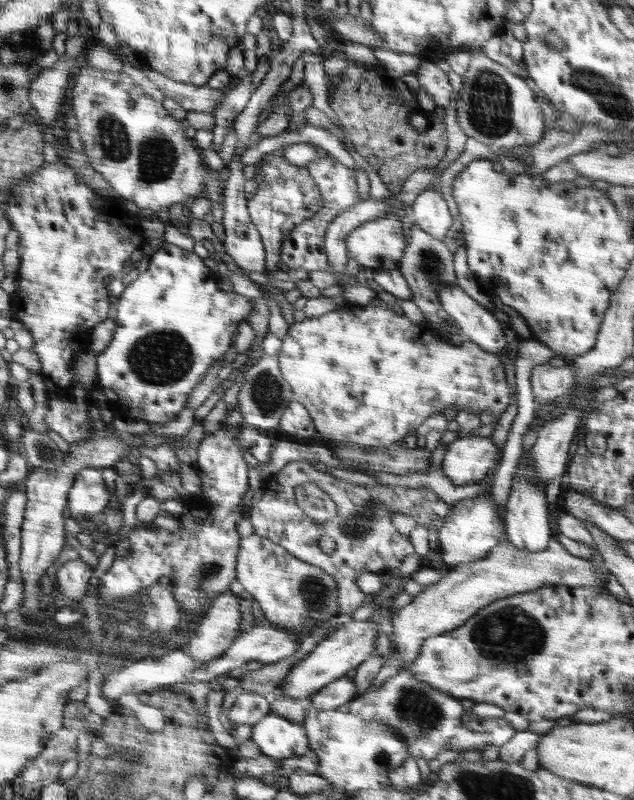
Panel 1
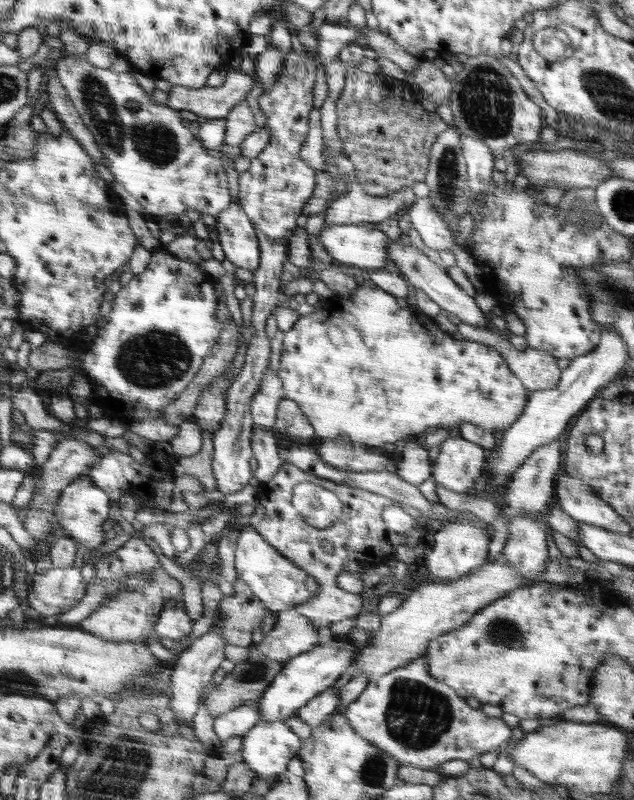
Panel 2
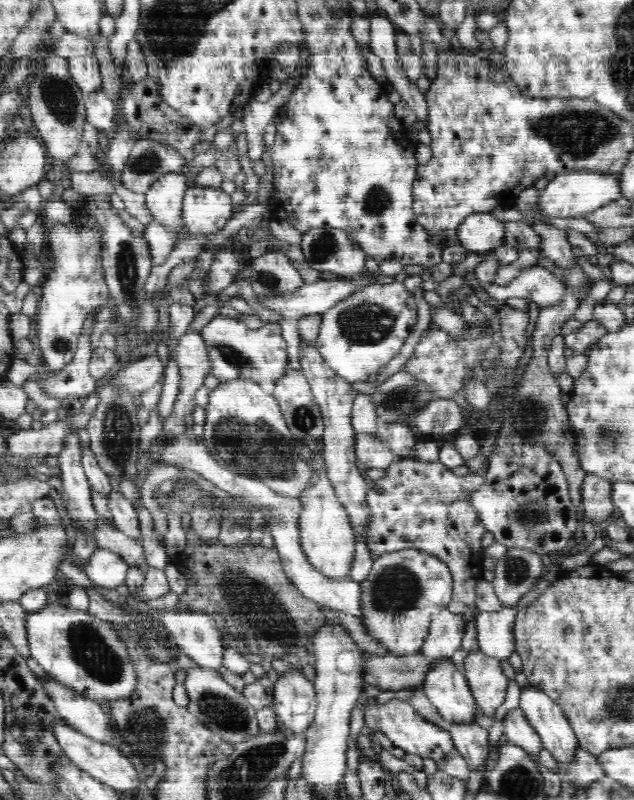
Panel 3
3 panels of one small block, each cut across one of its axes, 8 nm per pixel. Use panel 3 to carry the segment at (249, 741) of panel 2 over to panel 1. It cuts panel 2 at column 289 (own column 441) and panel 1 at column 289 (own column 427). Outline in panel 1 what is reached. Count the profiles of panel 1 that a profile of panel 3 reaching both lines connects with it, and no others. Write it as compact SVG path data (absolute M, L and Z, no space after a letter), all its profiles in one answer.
M268 713L252 728L251 739L262 755L282 761L284 758L302 756L309 751L306 728L301 724Z

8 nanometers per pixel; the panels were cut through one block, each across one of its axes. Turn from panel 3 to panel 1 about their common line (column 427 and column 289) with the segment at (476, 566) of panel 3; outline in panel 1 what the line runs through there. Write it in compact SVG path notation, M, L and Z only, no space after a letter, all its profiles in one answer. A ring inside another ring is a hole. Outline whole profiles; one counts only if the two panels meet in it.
M306 460L288 462L278 474L263 478L262 485L262 498L247 509L247 517L254 527L254 532L278 543L296 558L318 566L330 574L330 577L334 577L338 587L338 616L344 612L352 614L364 604L365 594L356 584L356 578L360 574L381 574L398 570L404 558L414 552L409 537L402 535L392 526L394 514L404 514L412 518L418 526L423 526L426 530L432 528L434 534L438 534L452 508L452 505L442 501L430 487L426 487L426 490L430 490L430 496L416 496L416 506L412 506L406 502L412 502L414 496L386 496L388 490L366 490L364 486L340 481L334 478L334 475L328 474L328 471L322 471ZM312 483L322 488L336 504L338 513L333 519L314 521L296 505L294 490L297 486ZM324 536L330 536L336 544L332 554L323 552L318 545L318 541Z

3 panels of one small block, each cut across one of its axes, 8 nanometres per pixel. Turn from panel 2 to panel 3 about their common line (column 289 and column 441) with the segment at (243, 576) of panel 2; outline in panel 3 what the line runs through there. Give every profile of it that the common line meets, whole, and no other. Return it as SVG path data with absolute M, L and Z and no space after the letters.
M402 549L375 557L362 587L362 624L394 656L420 652L434 613L446 609L454 581L446 563L422 549Z

